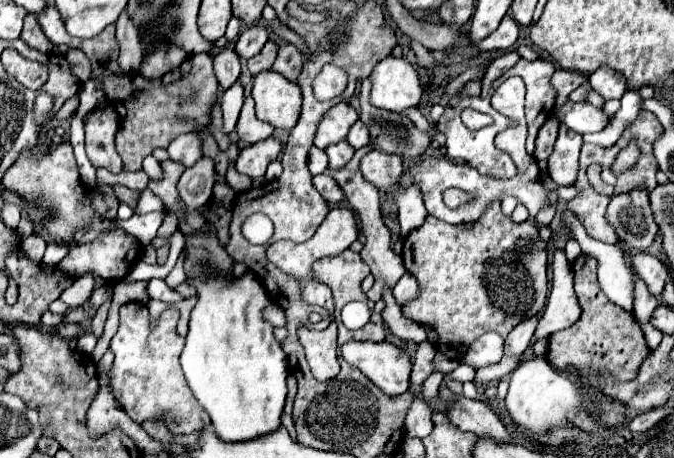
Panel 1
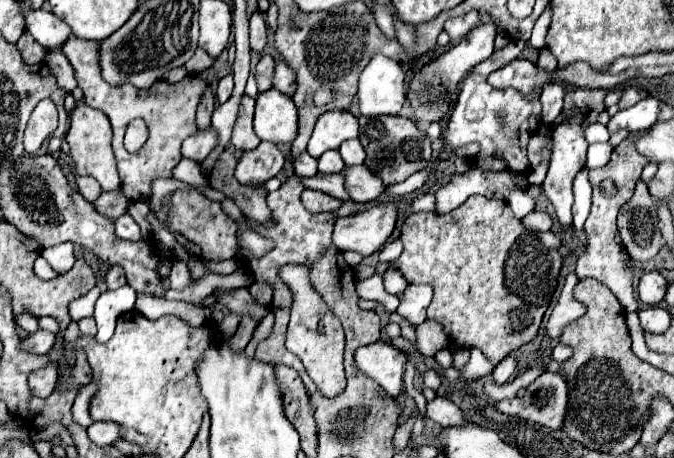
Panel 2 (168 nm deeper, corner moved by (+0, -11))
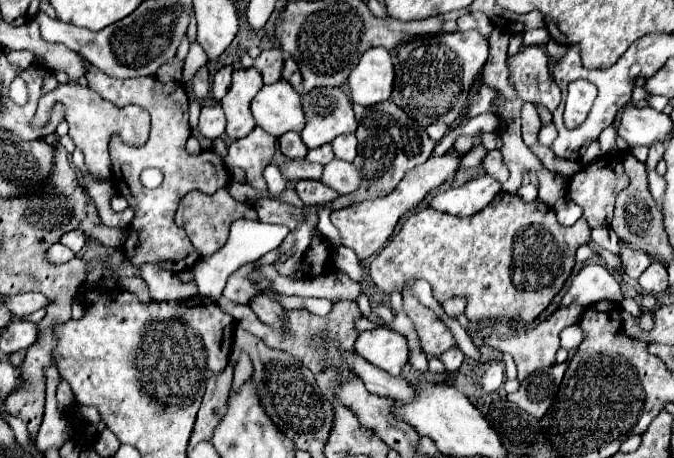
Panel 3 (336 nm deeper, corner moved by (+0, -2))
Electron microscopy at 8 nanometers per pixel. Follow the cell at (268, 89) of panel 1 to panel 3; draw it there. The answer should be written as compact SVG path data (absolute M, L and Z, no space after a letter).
M287 81L263 85L251 101L251 113L255 123L275 137L287 131L301 133L305 127L301 95Z

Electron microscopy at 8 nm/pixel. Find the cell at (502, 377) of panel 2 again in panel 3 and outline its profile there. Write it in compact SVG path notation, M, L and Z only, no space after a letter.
M491 361L481 377L481 387L485 393L495 393L505 381L505 363Z

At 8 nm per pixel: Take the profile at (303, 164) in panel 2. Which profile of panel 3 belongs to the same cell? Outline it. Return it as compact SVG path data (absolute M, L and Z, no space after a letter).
M289 131L279 137L279 149L287 159L305 159L305 155L307 155L307 147L301 141L299 133L295 133L295 131Z

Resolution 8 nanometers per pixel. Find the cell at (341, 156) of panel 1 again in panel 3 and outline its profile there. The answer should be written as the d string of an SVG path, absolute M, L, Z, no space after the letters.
M321 145L321 147L317 147L317 149L311 149L305 159L307 159L307 161L313 161L313 163L325 165L325 163L329 163L333 157L335 157L335 155L333 155L331 145Z

